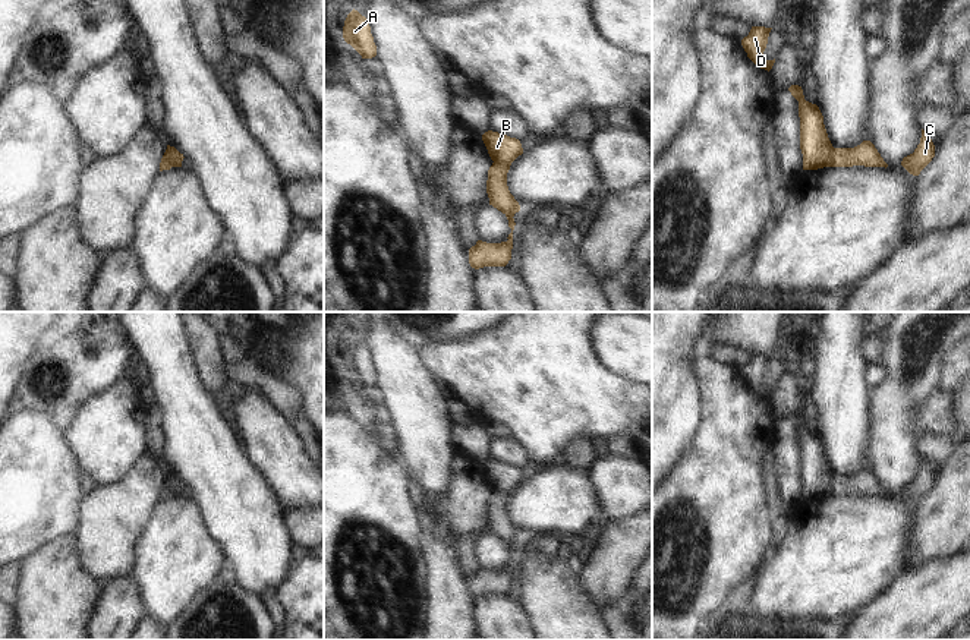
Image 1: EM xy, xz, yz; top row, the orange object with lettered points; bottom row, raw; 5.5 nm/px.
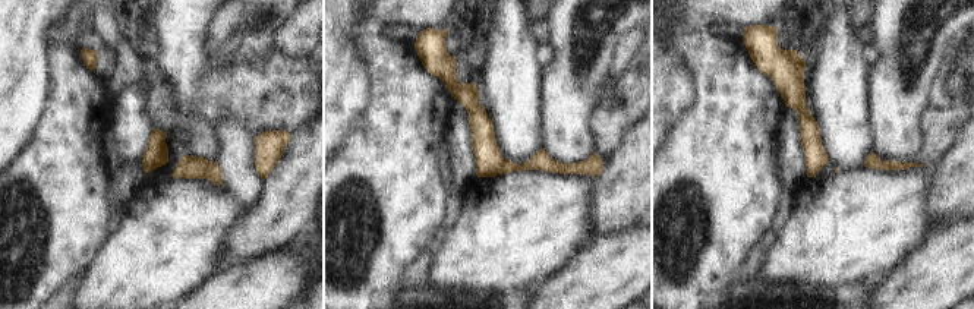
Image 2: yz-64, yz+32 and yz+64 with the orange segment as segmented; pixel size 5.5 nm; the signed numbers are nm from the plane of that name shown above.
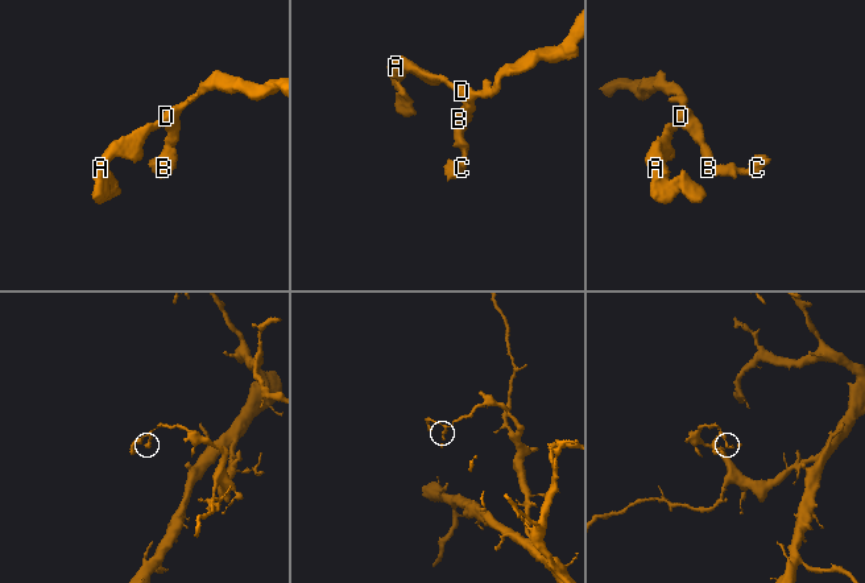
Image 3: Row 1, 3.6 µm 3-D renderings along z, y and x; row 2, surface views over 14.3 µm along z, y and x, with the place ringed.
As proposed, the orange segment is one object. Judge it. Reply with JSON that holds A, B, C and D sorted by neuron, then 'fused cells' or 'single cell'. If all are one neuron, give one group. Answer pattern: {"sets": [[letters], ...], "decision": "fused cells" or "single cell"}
{"sets": [["A", "B", "D"], ["C"]], "decision": "fused cells"}

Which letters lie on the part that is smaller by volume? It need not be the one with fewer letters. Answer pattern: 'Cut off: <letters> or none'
Cut off: C

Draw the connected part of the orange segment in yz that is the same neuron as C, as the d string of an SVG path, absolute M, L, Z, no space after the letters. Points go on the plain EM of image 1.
M922 457L920 472L913 482L903 486L901 494L913 504L919 504L920 499L935 485L935 473L930 464Z

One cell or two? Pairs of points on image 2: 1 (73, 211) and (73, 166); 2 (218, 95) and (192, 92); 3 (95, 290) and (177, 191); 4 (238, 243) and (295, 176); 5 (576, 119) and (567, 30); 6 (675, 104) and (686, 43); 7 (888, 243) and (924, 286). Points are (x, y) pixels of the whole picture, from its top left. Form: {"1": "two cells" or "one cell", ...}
{"1": "one cell", "2": "two cells", "3": "one cell", "4": "one cell", "5": "one cell", "6": "two cells", "7": "two cells"}

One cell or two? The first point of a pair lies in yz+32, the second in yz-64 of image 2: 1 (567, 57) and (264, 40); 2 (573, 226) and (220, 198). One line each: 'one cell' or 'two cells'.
1: one cell
2: one cell

